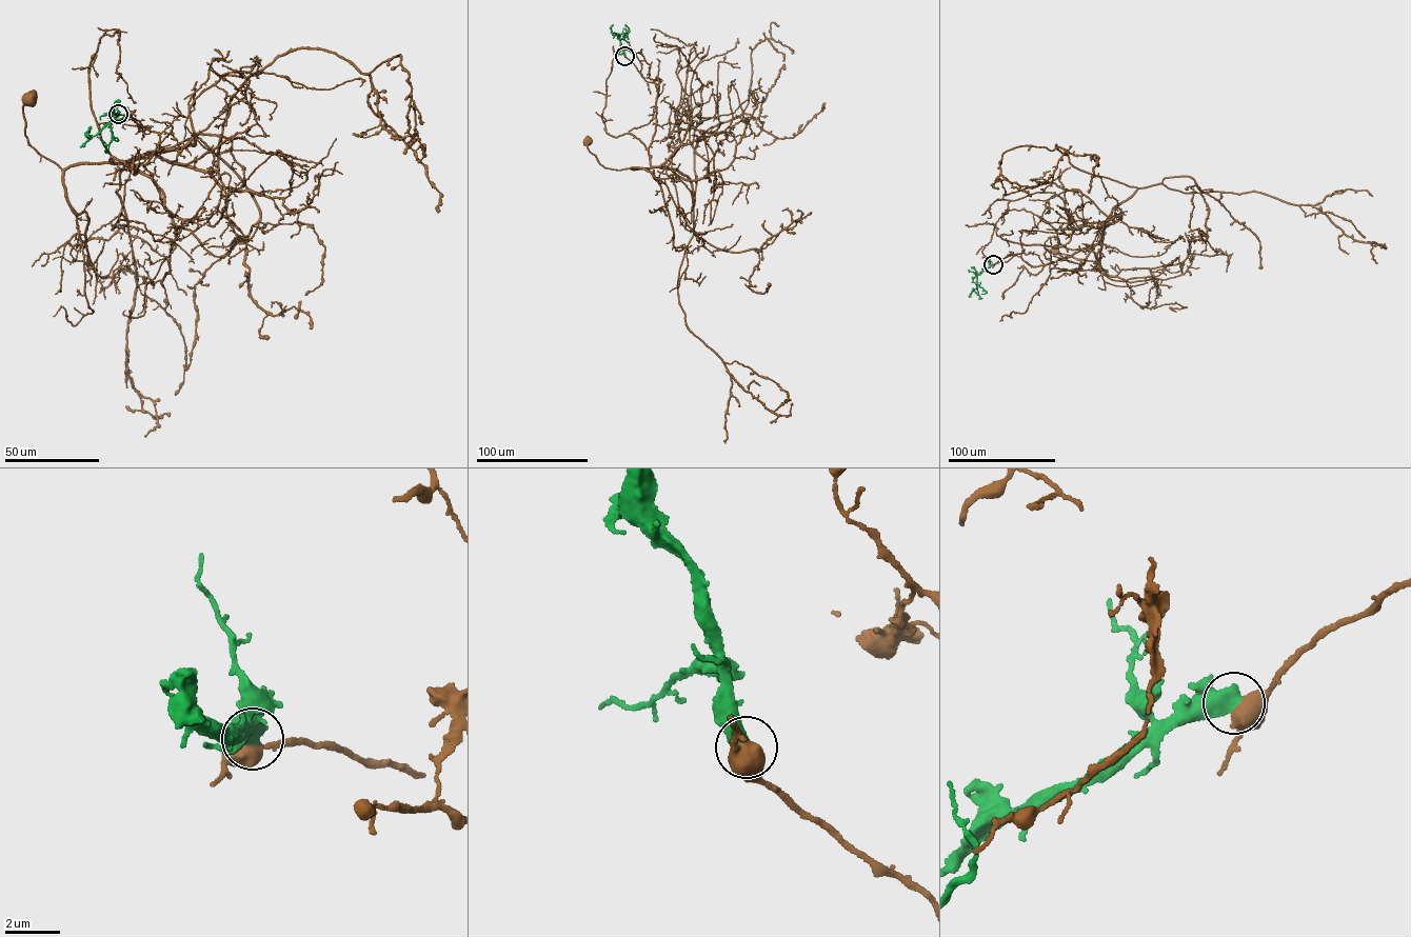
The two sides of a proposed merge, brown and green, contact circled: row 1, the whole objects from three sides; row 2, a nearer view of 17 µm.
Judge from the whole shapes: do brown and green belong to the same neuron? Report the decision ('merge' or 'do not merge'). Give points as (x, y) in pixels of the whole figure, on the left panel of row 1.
do not merge

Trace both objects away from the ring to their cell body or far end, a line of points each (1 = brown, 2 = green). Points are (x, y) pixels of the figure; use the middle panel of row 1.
1: (624, 56), (648, 82), (657, 76), (650, 167), (607, 167), (589, 150), (588, 141)
2: (624, 56), (620, 36), (612, 32), (613, 24)

